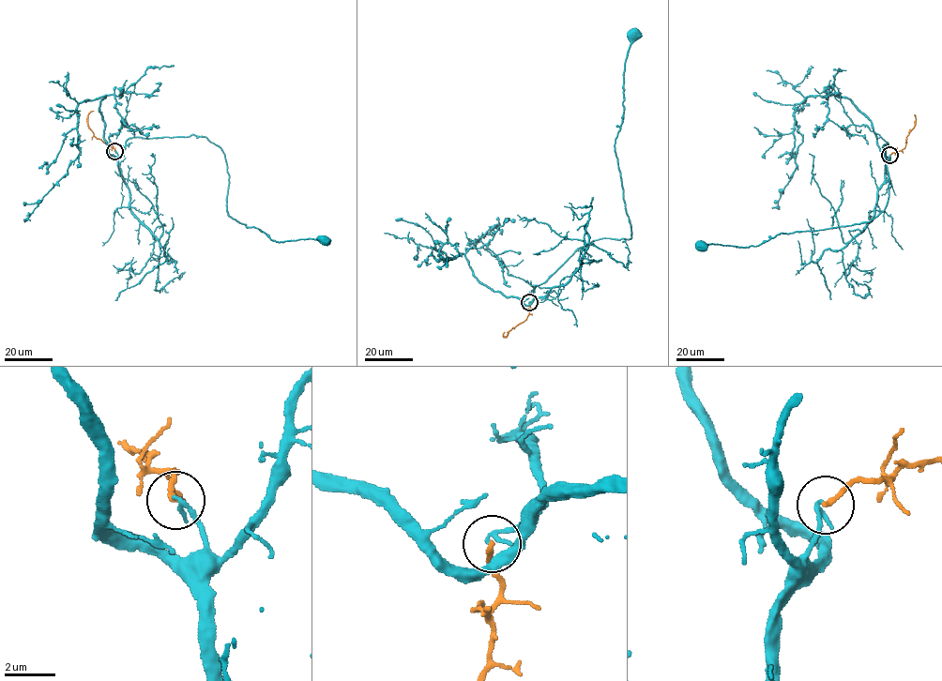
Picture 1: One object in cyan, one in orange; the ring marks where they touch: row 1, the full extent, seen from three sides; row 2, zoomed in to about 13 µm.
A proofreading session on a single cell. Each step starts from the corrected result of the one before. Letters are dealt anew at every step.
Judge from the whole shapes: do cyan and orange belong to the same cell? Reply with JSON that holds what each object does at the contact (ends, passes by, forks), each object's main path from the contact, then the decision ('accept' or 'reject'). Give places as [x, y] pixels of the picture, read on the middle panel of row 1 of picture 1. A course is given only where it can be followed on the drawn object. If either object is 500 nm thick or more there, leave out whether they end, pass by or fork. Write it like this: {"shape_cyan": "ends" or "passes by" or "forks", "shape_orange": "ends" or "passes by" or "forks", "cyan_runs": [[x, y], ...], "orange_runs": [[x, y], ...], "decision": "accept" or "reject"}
{"shape_cyan": "passes by", "shape_orange": "ends", "cyan_runs": [[528, 302], [530, 293], [580, 248], [631, 238], [615, 150], [633, 34]], "orange_runs": [[529, 302], [526, 319], [503, 337], [505, 332]], "decision": "accept"}

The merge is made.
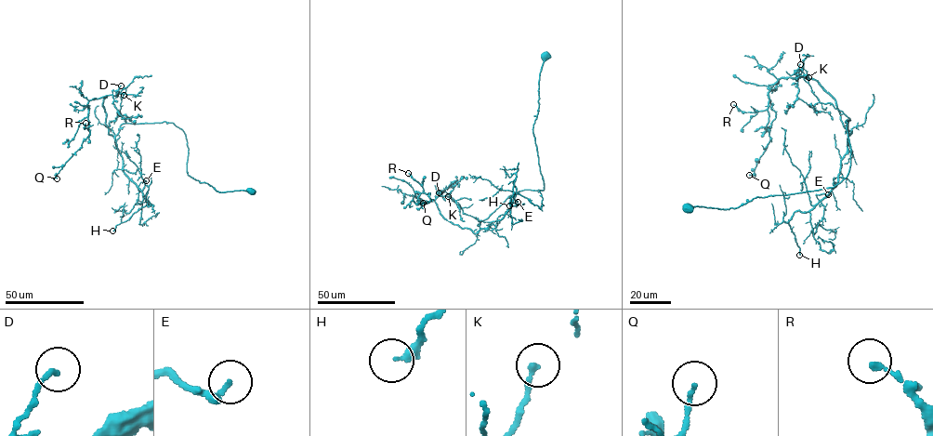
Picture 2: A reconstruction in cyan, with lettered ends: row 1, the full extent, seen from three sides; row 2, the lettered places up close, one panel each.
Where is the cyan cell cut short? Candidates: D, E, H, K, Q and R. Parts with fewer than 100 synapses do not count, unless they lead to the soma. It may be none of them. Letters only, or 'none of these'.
none of these

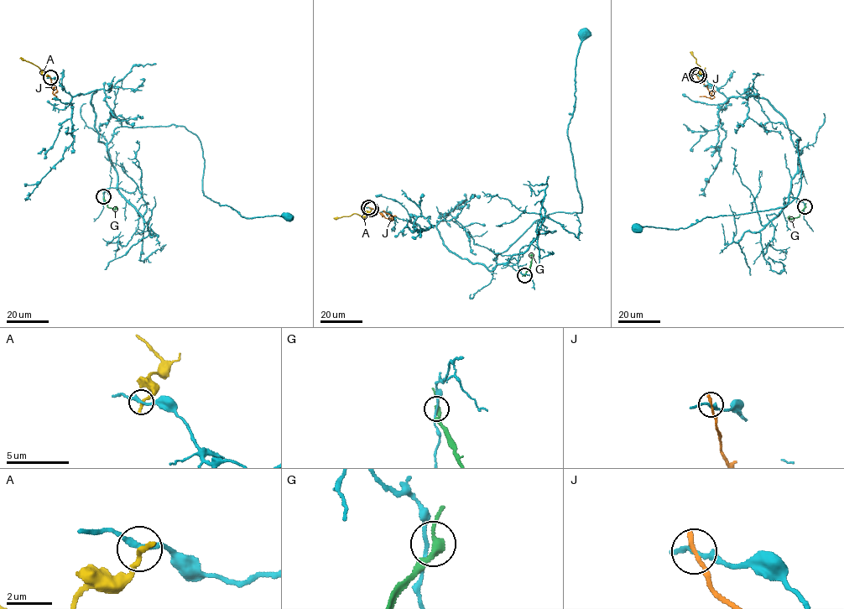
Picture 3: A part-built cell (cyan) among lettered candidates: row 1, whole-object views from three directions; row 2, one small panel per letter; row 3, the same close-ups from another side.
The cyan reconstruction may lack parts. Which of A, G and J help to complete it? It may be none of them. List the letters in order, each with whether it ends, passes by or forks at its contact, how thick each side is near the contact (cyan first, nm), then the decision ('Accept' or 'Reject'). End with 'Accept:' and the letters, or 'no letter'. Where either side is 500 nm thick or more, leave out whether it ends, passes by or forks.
A: It ends there. Thickness 240 nm (cyan) against 280 nm. Reject
G: It passes by. Thickness 140 nm (cyan) against 280 nm. Reject
J: It ends there. Thickness 200 nm (cyan) against 240 nm. Reject
Accept: no letter

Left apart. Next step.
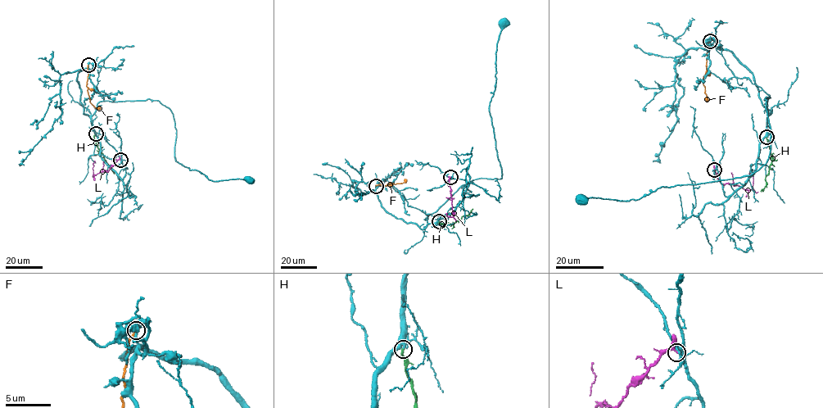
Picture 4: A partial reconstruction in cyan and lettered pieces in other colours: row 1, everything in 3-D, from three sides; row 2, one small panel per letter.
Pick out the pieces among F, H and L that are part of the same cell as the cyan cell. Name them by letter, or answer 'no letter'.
H

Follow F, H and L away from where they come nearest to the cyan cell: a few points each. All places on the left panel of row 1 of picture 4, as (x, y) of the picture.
F: (88, 64), (86, 86), (90, 102), (97, 107), (100, 107)
H: (96, 133), (96, 146), (117, 174)
L: (120, 160), (107, 171), (93, 174), (94, 160)

